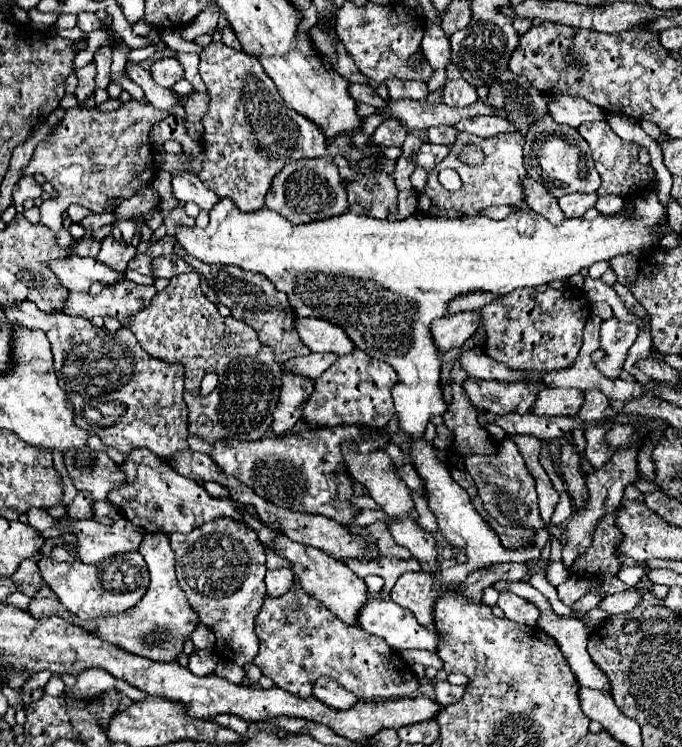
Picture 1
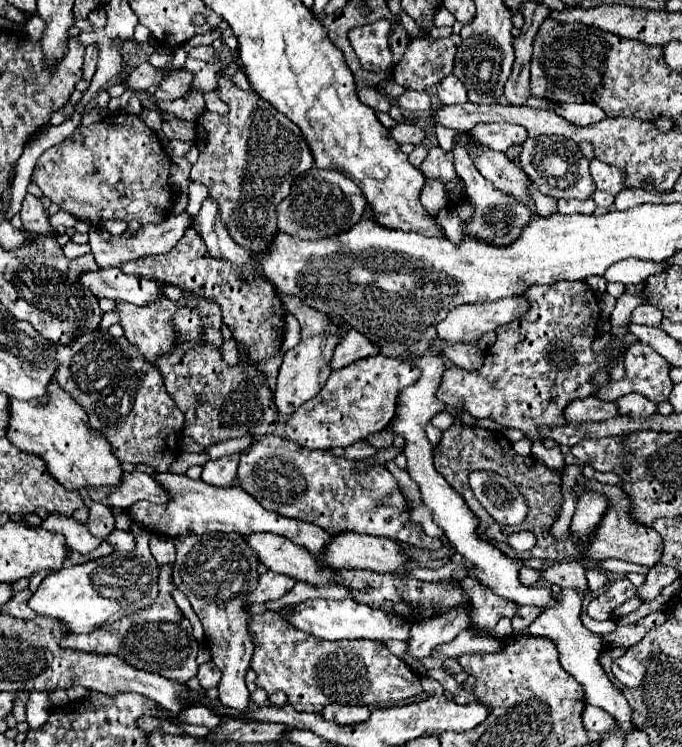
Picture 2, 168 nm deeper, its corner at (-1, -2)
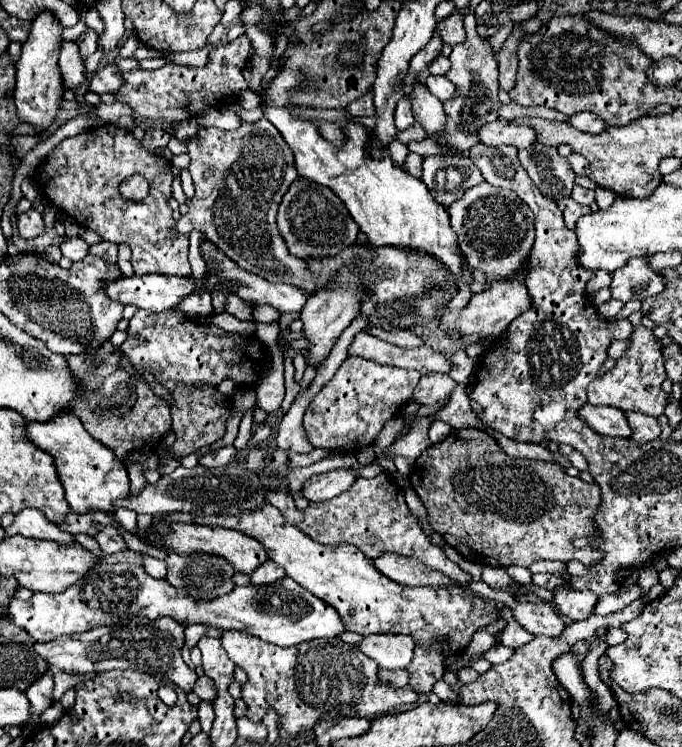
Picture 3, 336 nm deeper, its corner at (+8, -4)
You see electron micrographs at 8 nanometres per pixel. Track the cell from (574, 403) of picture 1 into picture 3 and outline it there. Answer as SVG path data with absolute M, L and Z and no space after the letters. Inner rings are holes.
M584 405L578 413L578 417L588 423L596 433L608 435L608 437L630 437L632 431L628 427L628 421L620 409L614 407L594 407Z

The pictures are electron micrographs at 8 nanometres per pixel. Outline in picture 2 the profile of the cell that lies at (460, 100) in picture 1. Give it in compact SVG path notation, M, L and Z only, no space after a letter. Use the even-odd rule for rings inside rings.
M455 75L441 79L437 85L437 93L439 93L439 99L443 105L467 103L467 91L465 91L463 83L459 79L455 79Z

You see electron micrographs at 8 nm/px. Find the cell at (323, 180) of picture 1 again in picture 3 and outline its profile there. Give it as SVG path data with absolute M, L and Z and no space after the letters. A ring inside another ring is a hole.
M298 177L286 191L280 203L276 223L290 253L300 259L308 255L336 255L344 247L354 243L358 237L358 225L348 215L348 209L342 199L334 195L332 189L326 189L324 185L318 185L304 177Z

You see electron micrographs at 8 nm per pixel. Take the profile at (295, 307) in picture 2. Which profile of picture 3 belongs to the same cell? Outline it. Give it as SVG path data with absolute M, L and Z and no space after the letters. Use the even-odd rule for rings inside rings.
M202 239L200 243L200 253L204 263L210 267L210 261L218 261L222 269L218 273L210 271L216 277L222 277L224 281L238 281L238 289L234 293L248 301L248 303L268 303L284 313L300 313L300 309L306 303L306 295L294 287L294 285L284 285L284 283L270 283L264 277L258 277L254 273L246 273L246 269L238 267L230 257L226 257L216 245L210 245L210 241Z

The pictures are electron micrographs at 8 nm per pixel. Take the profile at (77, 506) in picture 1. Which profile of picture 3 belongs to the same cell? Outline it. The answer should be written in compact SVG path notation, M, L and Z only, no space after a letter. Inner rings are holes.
M106 527L106 529L102 529L100 533L98 533L98 537L94 537L96 541L98 541L98 545L100 545L100 549L104 551L104 553L116 553L116 551L120 551L120 549L126 549L126 543L124 543L124 539L118 535L118 531L114 529L114 527Z

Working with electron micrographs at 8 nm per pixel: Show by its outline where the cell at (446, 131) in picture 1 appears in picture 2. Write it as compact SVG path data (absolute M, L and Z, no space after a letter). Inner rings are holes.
M455 147L453 155L455 155L457 175L463 179L465 187L467 187L469 205L473 207L473 217L465 223L465 227L467 227L465 233L475 235L475 239L481 239L483 243L495 243L495 245L503 245L503 247L507 243L509 245L515 243L515 239L519 239L521 231L531 223L533 211L525 203L517 201L513 195L497 191L491 181L487 181L479 171L475 171L475 165L471 163L471 159L467 159L467 151L463 151L461 147Z

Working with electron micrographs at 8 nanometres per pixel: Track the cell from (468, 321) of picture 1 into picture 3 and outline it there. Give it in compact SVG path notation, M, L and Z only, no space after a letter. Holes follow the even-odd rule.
M492 283L486 291L472 295L470 303L462 309L446 309L444 315L440 317L440 329L450 335L452 331L456 331L460 337L466 335L476 335L476 337L500 337L504 333L504 329L518 317L522 315L526 309L530 309L530 297L526 291L524 283Z

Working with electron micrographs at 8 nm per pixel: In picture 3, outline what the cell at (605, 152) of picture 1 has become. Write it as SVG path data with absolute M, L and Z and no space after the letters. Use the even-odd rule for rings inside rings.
M572 153L568 157L568 161L570 161L570 165L572 165L572 169L574 169L576 175L586 177L586 169L590 169L590 165L588 165L588 161L584 161L584 157L580 157L578 153Z

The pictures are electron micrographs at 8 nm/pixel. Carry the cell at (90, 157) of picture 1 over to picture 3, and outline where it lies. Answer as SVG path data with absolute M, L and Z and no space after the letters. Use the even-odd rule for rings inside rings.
M102 127L100 131L86 131L78 133L74 137L64 139L60 145L56 145L48 155L44 165L38 169L36 183L44 195L44 199L52 205L64 211L72 221L76 221L80 227L92 229L102 239L112 243L128 243L132 249L132 267L136 275L146 273L162 273L162 275L190 275L190 263L188 263L188 237L172 237L170 227L174 225L172 209L168 205L168 199L172 197L172 171L170 161L152 155L146 149L142 151L142 143L132 137L128 131L120 131L116 127ZM132 175L142 175L150 183L150 193L144 201L132 201L120 195L120 183Z

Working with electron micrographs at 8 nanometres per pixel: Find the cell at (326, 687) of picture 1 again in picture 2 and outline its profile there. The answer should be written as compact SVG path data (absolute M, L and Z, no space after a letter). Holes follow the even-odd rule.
M327 705L323 709L323 717L327 721L339 723L339 725L355 725L367 721L371 711L367 707L343 707L343 705Z

